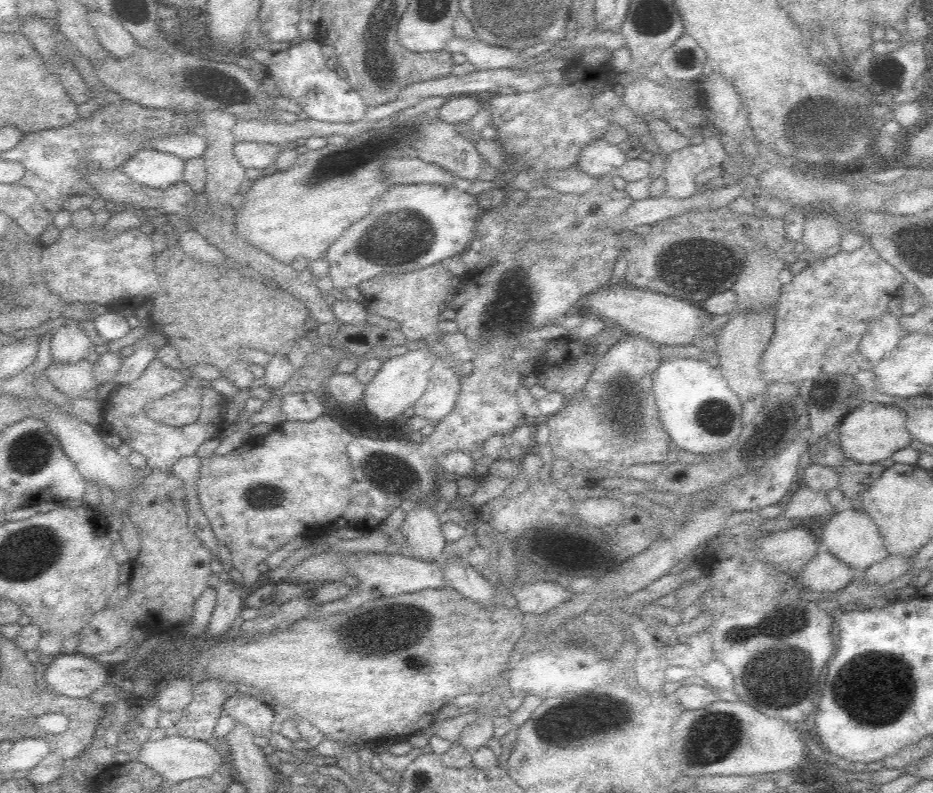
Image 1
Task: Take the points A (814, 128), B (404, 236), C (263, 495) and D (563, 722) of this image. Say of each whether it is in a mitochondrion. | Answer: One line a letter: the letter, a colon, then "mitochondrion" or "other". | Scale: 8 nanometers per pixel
A: mitochondrion
B: mitochondrion
C: mitochondrion
D: mitochondrion

